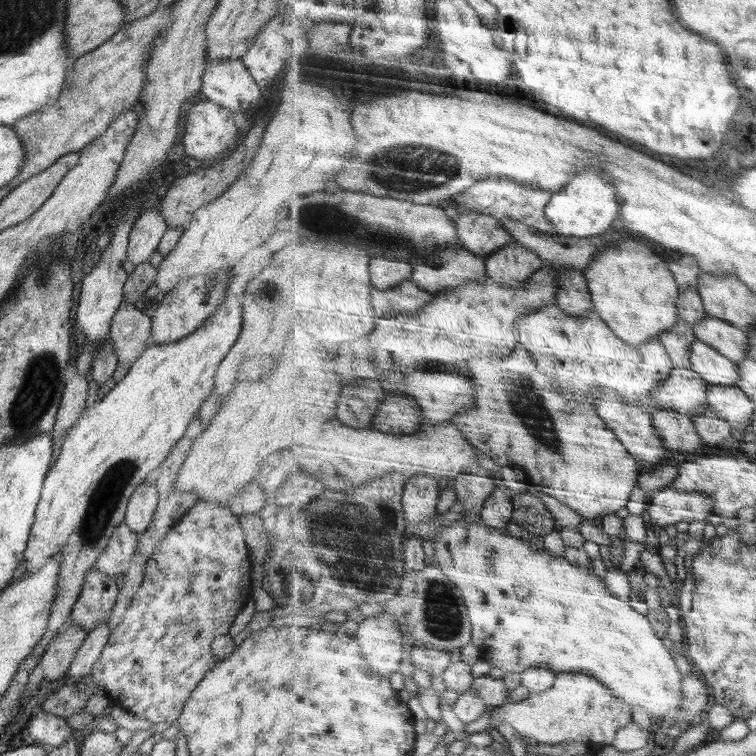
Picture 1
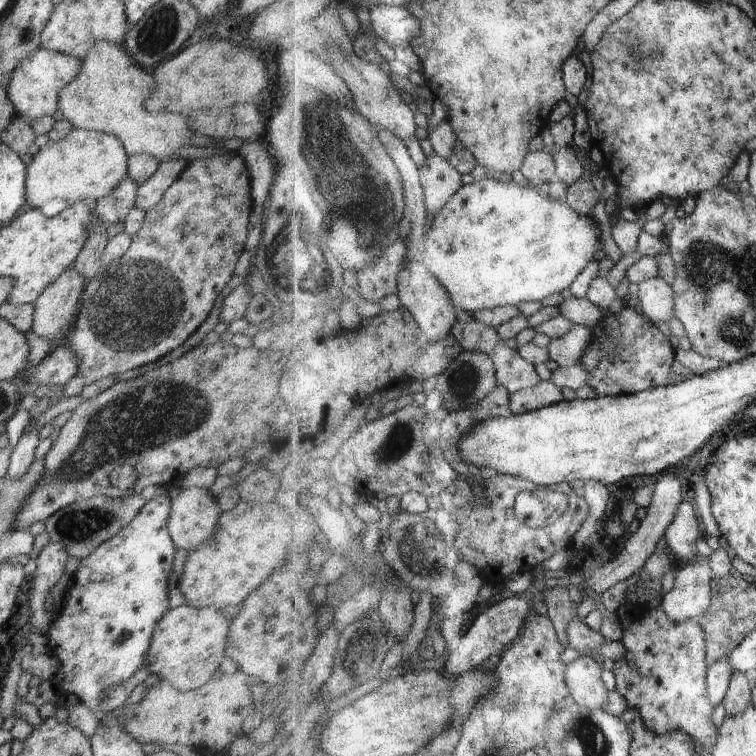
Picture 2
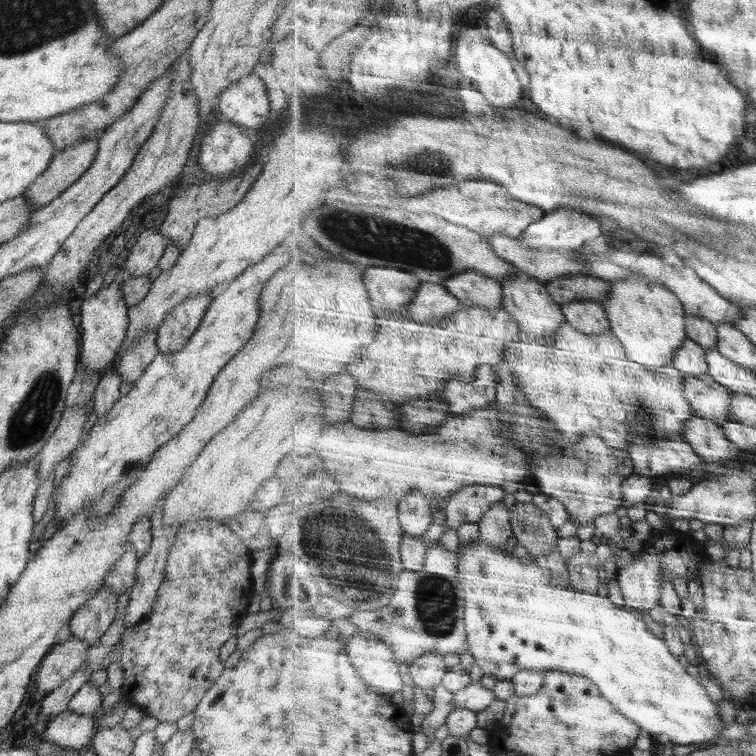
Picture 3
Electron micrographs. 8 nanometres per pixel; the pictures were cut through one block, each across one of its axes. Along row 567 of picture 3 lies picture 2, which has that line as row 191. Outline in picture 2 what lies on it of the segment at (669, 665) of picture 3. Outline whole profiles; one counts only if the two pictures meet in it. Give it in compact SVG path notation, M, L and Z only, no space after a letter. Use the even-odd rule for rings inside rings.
M491 175L460 189L431 224L423 244L424 261L430 270L450 290L457 308L471 313L562 294L594 262L596 252L604 248L602 228L594 215L580 214L570 202L542 195L540 188L529 182L503 182Z

